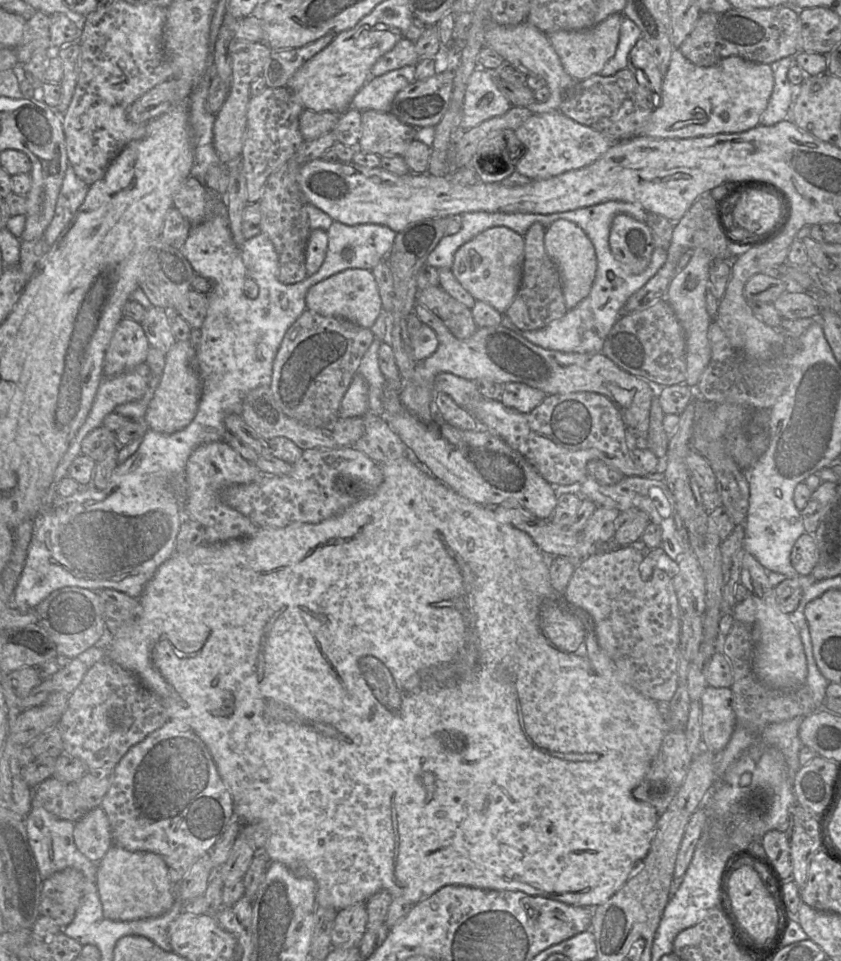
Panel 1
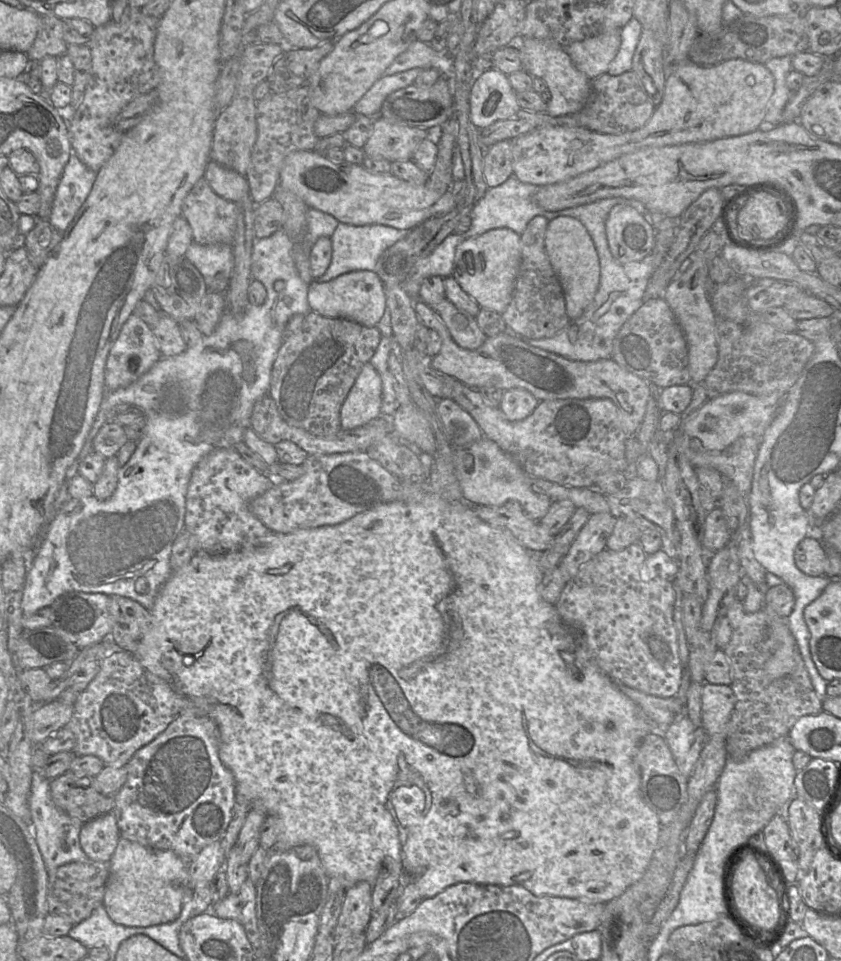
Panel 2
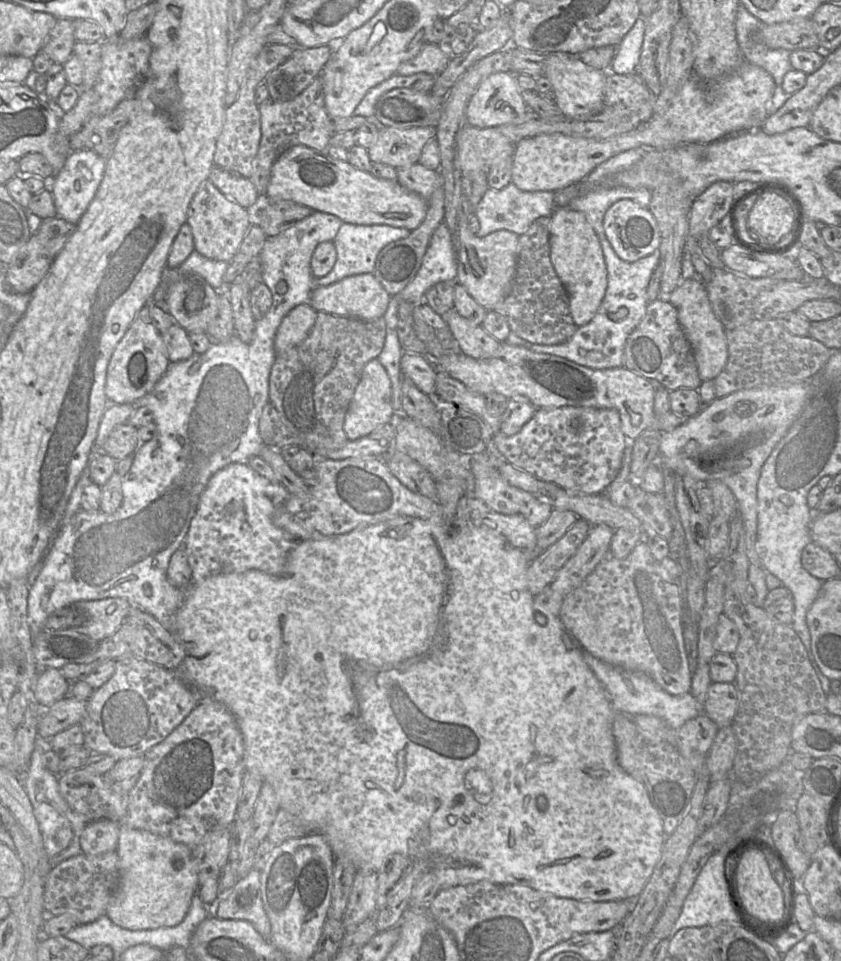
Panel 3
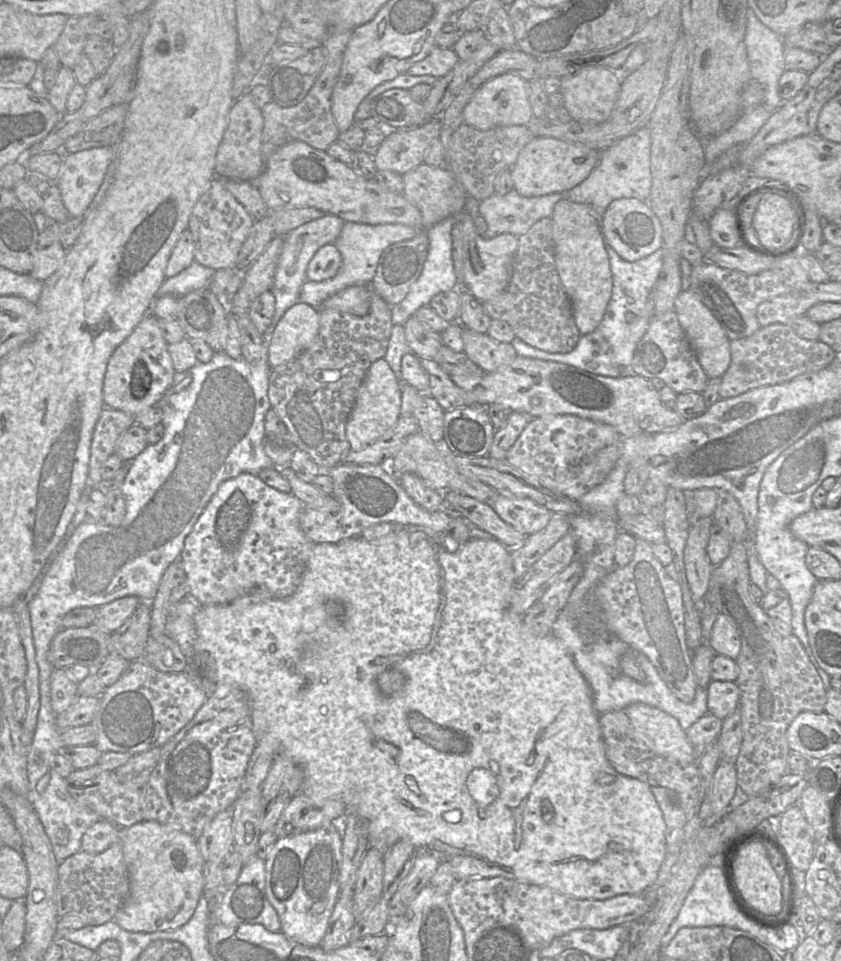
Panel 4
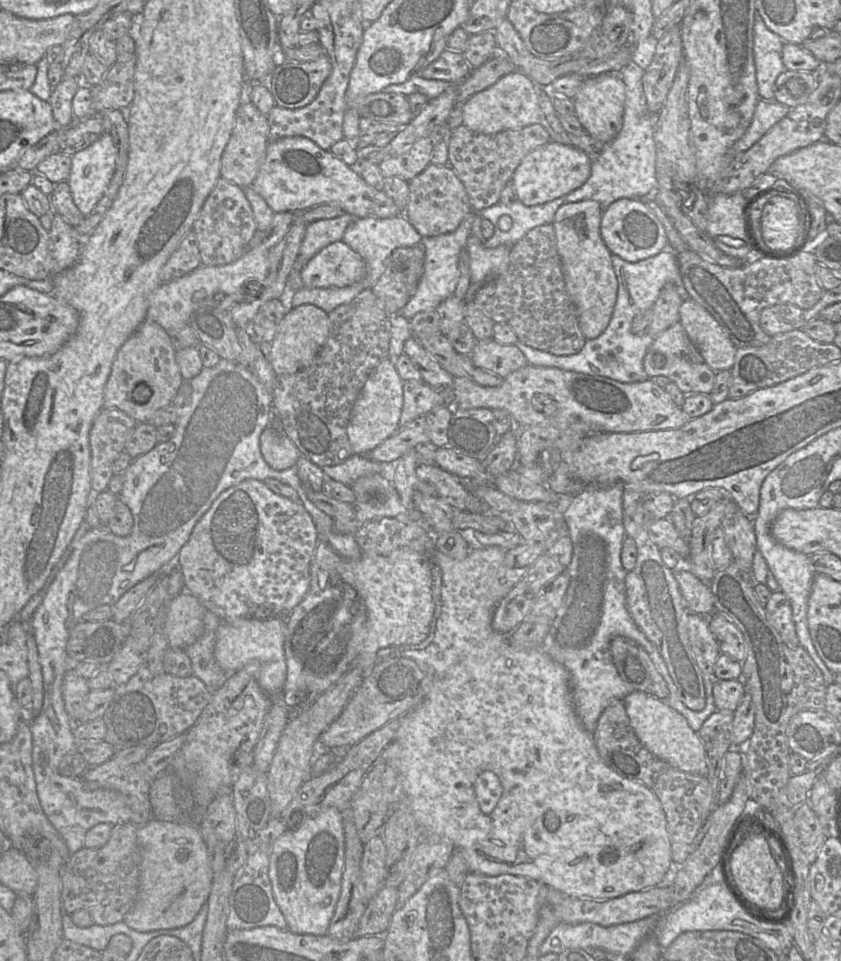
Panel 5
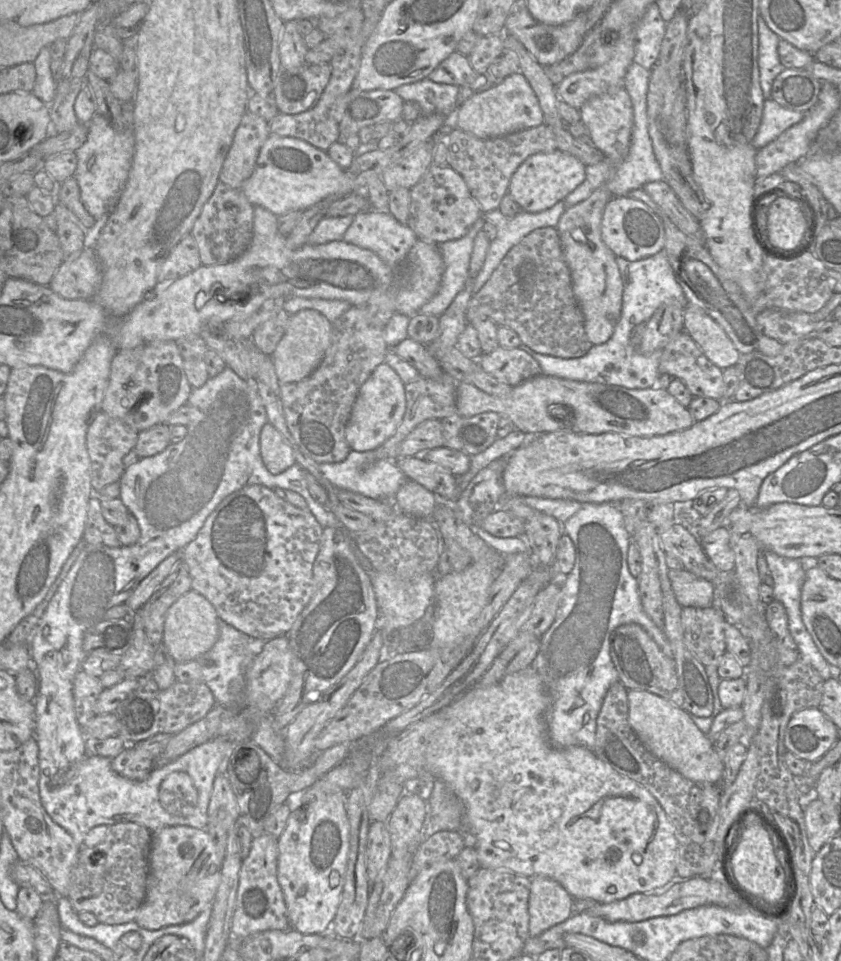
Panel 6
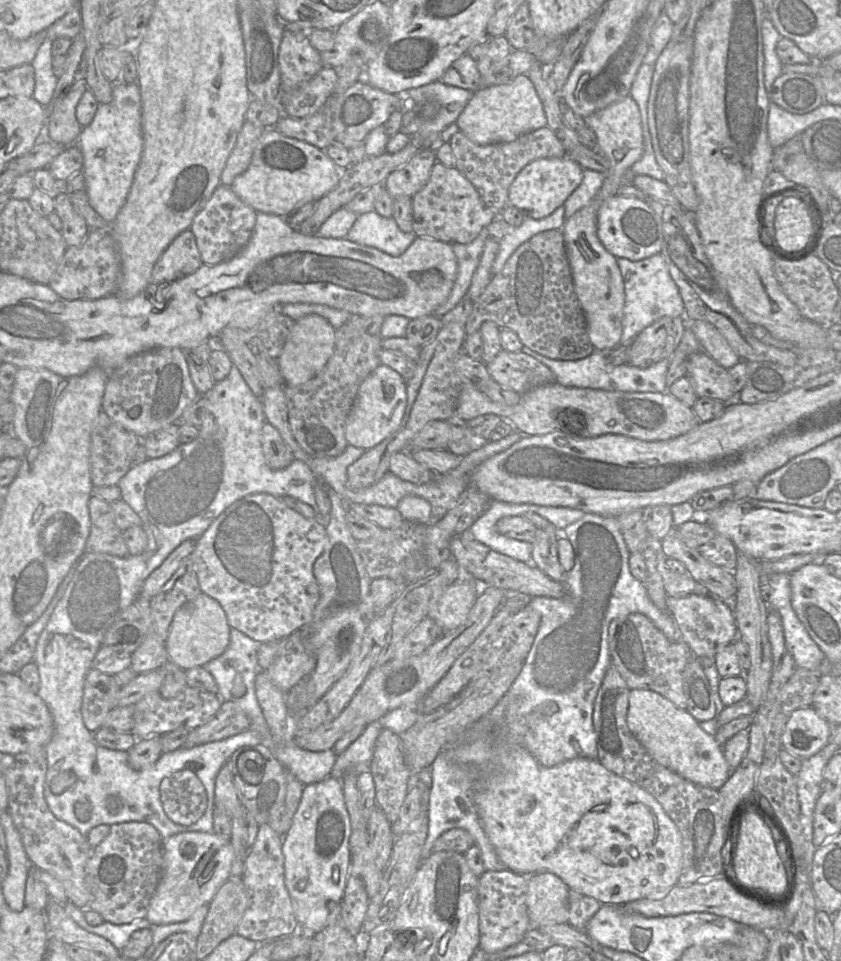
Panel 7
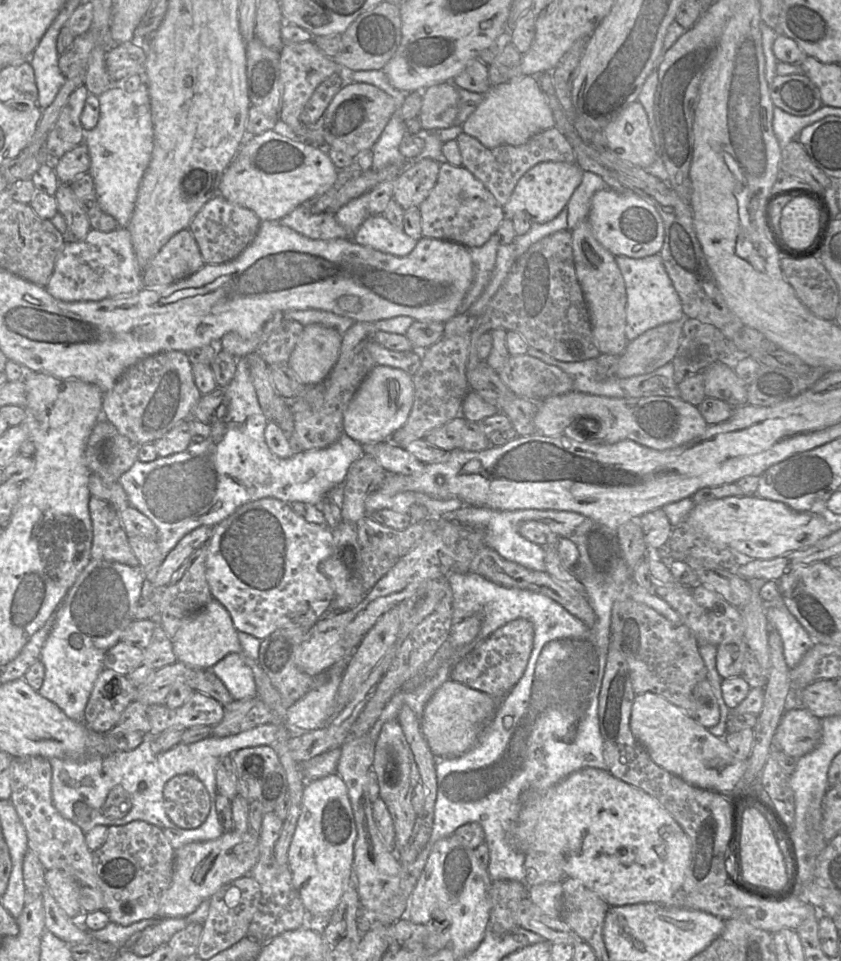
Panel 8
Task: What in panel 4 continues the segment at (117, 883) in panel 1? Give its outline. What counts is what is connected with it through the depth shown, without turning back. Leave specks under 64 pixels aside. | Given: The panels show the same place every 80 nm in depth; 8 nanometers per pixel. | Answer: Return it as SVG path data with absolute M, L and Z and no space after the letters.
M142 821L120 828L130 894L114 921L131 932L175 930L192 917L204 890L203 860L197 840L191 835L157 821Z

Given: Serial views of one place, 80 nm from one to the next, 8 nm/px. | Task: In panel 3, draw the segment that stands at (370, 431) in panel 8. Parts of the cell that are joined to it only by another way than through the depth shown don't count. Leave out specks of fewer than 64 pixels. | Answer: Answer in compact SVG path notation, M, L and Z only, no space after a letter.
M377 358L373 359L363 368L361 379L345 415L344 432L348 440L359 439L387 423L395 413L392 405L391 380L380 361Z

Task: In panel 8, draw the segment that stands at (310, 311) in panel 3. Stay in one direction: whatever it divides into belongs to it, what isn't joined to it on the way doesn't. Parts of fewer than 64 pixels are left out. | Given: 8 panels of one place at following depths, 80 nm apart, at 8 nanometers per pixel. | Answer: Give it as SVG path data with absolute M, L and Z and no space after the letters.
M314 323L303 327L288 366L306 387L325 380L338 361L341 337L332 329Z

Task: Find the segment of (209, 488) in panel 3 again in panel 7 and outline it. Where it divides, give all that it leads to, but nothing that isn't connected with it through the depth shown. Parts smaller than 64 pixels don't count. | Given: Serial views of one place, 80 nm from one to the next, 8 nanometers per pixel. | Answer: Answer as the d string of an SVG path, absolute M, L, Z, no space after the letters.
M255 493L244 496L227 507L196 539L195 550L190 555L193 559L201 591L214 598L223 608L231 627L243 632L260 642L273 641L286 637L307 625L313 616L313 611L320 599L320 588L313 574L313 564L322 554L328 542L327 532L316 519L306 518L282 502L282 499L267 493Z

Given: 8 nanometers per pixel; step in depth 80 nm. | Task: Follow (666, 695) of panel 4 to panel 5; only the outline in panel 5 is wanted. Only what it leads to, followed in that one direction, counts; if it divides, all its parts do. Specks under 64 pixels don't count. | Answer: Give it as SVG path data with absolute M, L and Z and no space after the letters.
M621 482L607 486L588 485L576 495L555 495L553 503L549 505L558 516L564 517L565 531L573 543L573 554L565 571L570 579L566 596L541 648L568 671L573 708L581 725L588 732L593 734L601 713L612 701L623 700L635 690L621 679L611 657L610 641L617 635L630 638L644 648L669 688L669 695L661 700L679 712L689 727L698 732L704 721L717 711L712 690L718 679L715 676L705 676L705 707L701 711L688 709L678 698L675 685L656 646L630 617L625 602L627 571L621 563L622 544L626 537L623 524L623 490L624 485Z

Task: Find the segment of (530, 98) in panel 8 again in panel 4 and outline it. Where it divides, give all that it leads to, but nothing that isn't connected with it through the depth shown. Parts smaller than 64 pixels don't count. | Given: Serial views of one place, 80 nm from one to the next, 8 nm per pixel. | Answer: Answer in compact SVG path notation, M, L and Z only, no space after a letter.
M511 73L498 75L486 81L463 110L464 124L483 131L501 126L526 125L532 117L527 81Z

